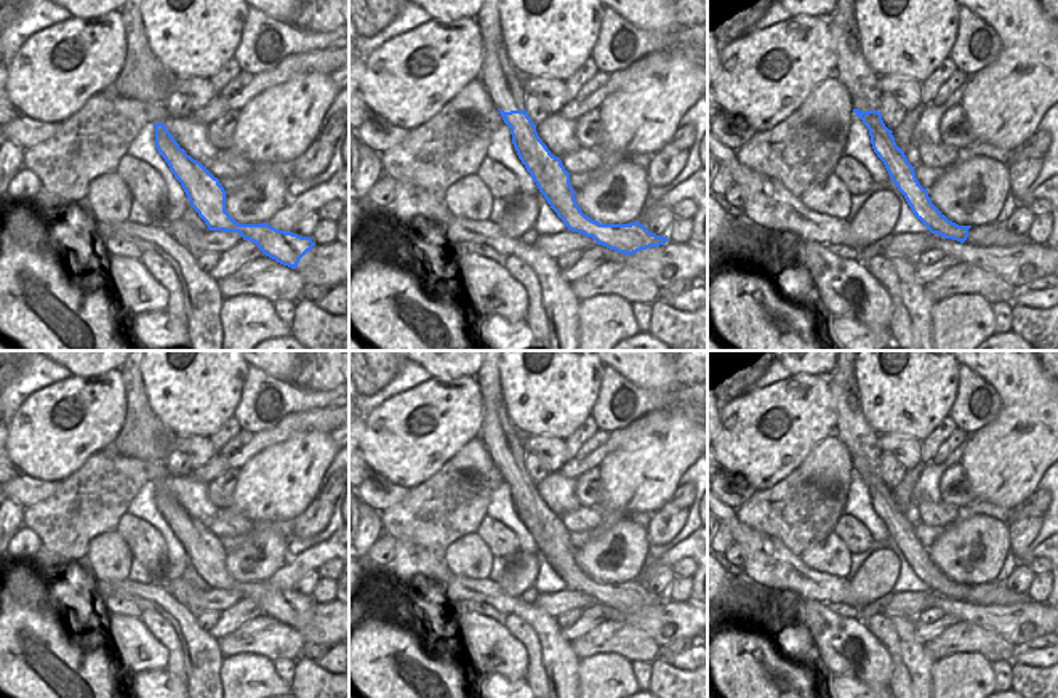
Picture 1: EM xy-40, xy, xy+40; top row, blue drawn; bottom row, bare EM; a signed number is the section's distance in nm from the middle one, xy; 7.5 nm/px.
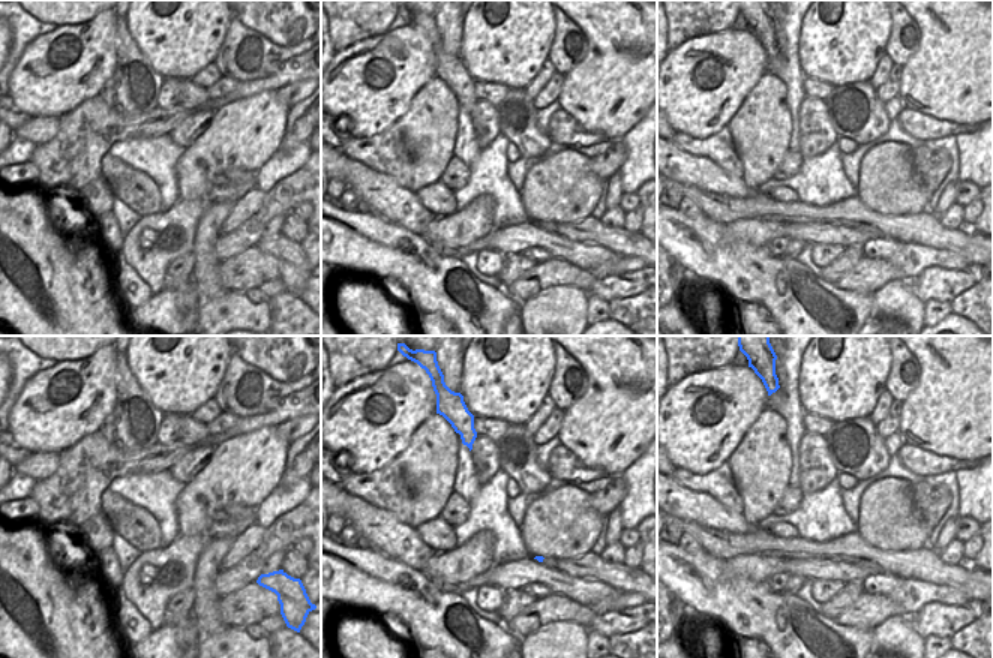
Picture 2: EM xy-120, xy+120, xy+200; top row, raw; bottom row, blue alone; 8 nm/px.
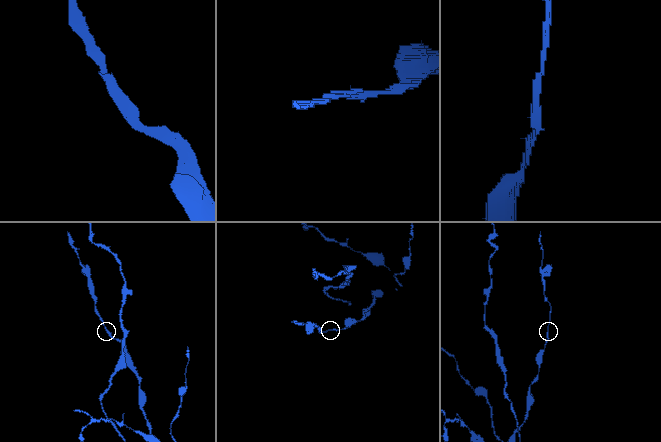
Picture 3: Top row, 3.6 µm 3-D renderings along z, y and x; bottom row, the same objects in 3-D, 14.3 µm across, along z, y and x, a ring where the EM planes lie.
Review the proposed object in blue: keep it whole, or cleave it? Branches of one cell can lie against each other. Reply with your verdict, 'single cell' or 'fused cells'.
fused cells

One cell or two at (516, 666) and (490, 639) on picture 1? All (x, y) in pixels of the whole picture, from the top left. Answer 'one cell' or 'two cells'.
one cell

